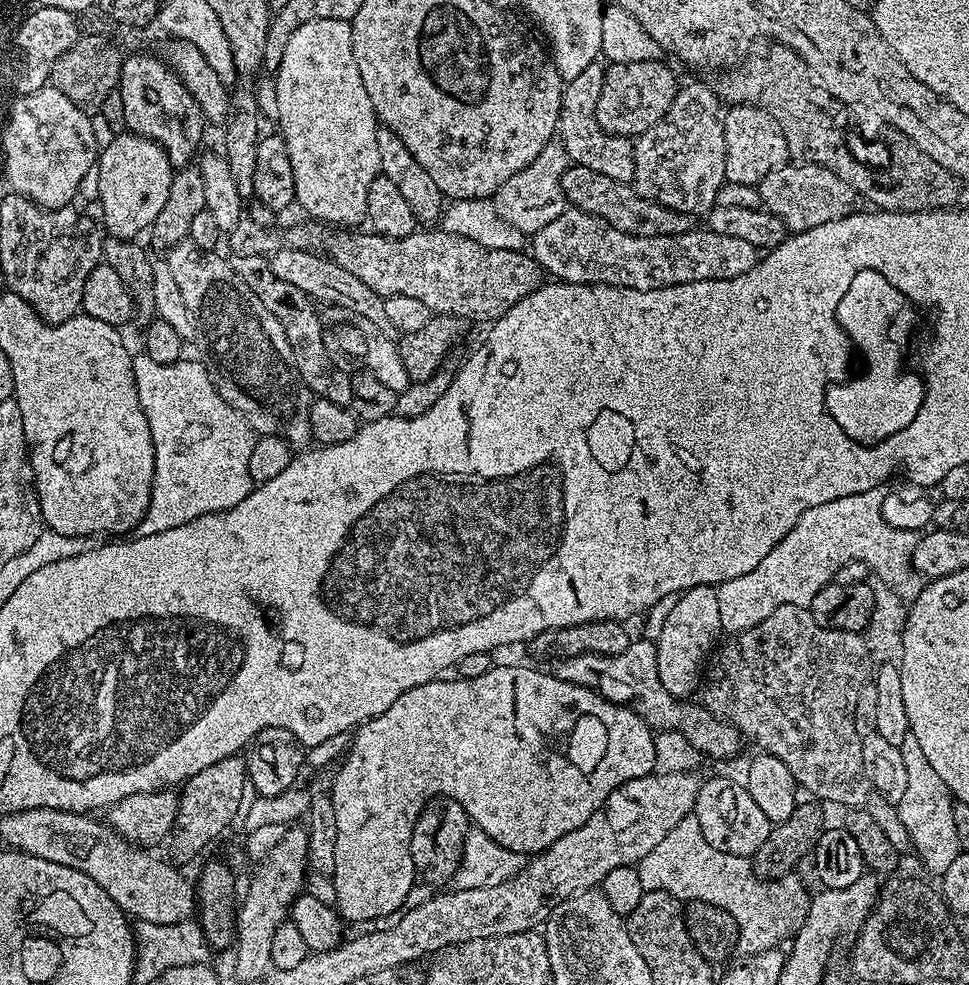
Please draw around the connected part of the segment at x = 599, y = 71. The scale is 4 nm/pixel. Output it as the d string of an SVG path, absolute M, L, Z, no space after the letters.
M597 62L586 66L578 78L567 81L562 94L560 107L560 123L558 139L563 144L569 161L572 164L586 166L586 170L594 170L597 174L606 174L606 178L631 181L634 174L634 144L627 136L615 136L602 126L598 126L596 107L598 97L602 95L602 78L605 65Z

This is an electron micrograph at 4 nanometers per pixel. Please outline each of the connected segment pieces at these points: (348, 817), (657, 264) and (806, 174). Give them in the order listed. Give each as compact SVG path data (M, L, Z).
M508 664L505 668L493 666L486 674L478 674L478 678L466 678L465 680L437 678L422 686L412 686L410 690L406 690L406 694L399 696L386 711L378 714L372 720L365 720L355 729L351 737L351 744L339 761L340 769L336 772L336 781L333 782L332 789L330 789L334 806L334 826L336 827L334 870L330 882L336 891L334 907L345 921L353 920L354 923L360 924L363 920L376 920L379 916L389 915L388 917L391 917L408 904L410 890L418 880L414 858L410 854L410 838L418 814L434 796L454 798L454 802L458 802L462 810L466 810L469 821L490 838L494 838L498 846L515 852L535 854L546 851L551 844L558 842L558 838L562 838L562 834L570 834L570 830L578 830L578 826L582 826L582 822L590 818L590 814L594 814L602 807L602 798L614 791L619 784L625 784L628 780L634 780L638 776L653 775L656 768L654 732L642 717L637 716L627 706L610 703L593 689L562 682L557 676L547 671L544 672L539 672L536 668L515 668L514 665Z
M568 206L562 214L558 214L558 218L554 218L554 222L531 233L530 255L546 270L549 277L565 284L613 284L615 288L658 290L686 282L738 278L756 265L758 249L742 238L729 238L727 234L714 234L707 230L693 230L677 236L638 238L622 234L622 230L614 230L614 226L610 226L610 222L601 216L591 216L580 208Z
M789 162L770 170L758 185L763 207L774 213L789 233L814 230L814 226L826 226L826 222L838 222L857 211L858 193L838 174L821 164Z

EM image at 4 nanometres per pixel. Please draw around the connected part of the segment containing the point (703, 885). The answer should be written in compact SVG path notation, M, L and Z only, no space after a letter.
M695 815L682 818L646 858L638 865L645 892L668 892L681 902L701 900L722 906L740 927L739 951L744 954L764 952L777 947L784 935L791 933L805 916L809 893L795 880L795 875L783 879L760 879L753 871L751 859L714 850L706 842Z

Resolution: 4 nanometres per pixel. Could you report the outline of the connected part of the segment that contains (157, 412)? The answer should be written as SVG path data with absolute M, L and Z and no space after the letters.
M140 354L132 362L138 402L148 419L154 446L152 493L148 512L138 525L143 534L158 534L211 512L227 512L254 487L248 467L256 433L218 394L213 373L188 359L163 364Z

